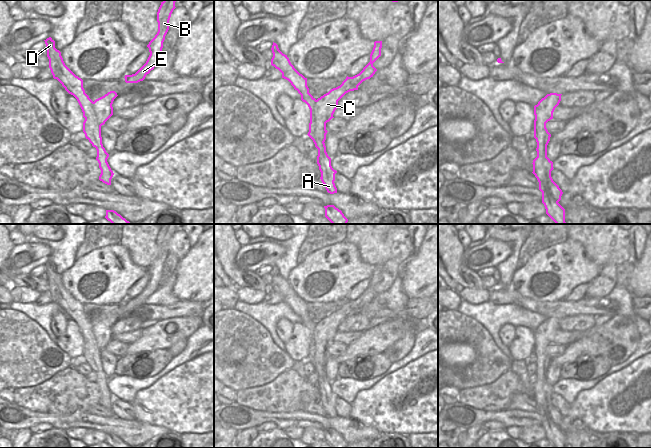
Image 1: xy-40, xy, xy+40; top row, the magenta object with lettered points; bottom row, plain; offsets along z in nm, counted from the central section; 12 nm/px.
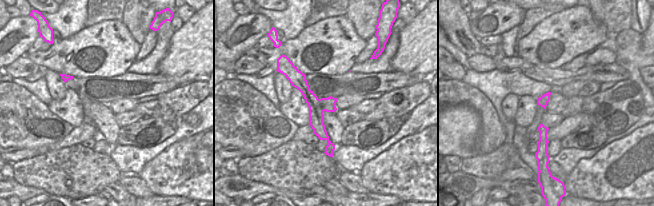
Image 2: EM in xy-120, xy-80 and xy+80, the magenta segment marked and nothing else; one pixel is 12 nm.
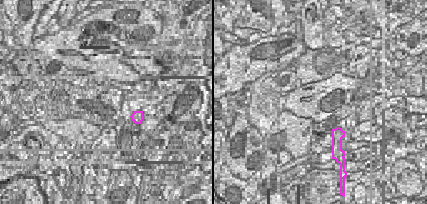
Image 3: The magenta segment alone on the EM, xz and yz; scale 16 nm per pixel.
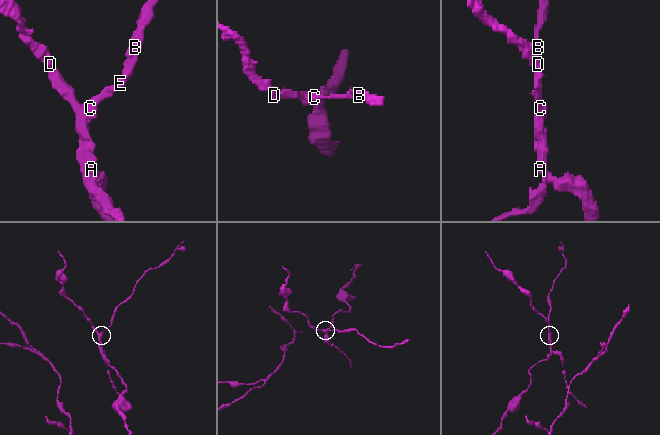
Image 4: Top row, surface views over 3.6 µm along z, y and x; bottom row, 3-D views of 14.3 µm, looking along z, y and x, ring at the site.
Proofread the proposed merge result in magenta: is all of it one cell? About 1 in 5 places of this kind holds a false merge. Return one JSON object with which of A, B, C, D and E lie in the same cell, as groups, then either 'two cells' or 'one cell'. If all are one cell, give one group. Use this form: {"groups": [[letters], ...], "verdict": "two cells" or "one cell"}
{"groups": [["A", "B", "C", "E"], ["D"]], "verdict": "two cells"}

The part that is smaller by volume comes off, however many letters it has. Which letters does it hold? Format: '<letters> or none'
A, B, C, E

